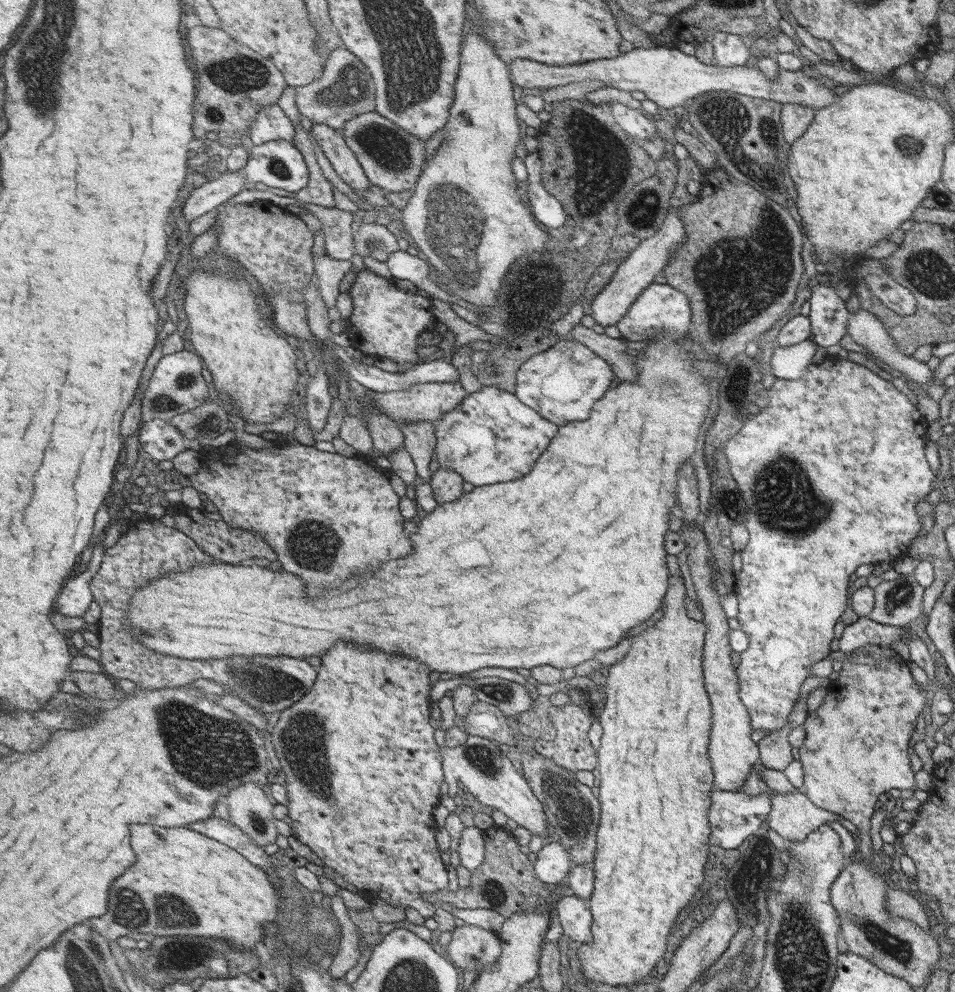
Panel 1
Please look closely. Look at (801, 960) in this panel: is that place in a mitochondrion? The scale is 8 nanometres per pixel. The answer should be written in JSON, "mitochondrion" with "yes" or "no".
{"mitochondrion":"yes"}

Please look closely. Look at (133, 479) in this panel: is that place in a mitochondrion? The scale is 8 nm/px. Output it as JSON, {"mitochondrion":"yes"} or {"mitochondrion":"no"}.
{"mitochondrion":"no"}

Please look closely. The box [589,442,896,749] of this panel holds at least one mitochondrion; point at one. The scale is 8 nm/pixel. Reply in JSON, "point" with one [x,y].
{"point":[781,491]}

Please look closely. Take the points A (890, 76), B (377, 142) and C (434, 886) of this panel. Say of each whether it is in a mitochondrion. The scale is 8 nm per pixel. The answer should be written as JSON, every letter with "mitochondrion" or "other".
{"A":"other","B":"mitochondrion","C":"other"}

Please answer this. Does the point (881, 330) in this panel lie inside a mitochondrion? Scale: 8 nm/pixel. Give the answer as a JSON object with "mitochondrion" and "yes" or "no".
{"mitochondrion":"no"}

